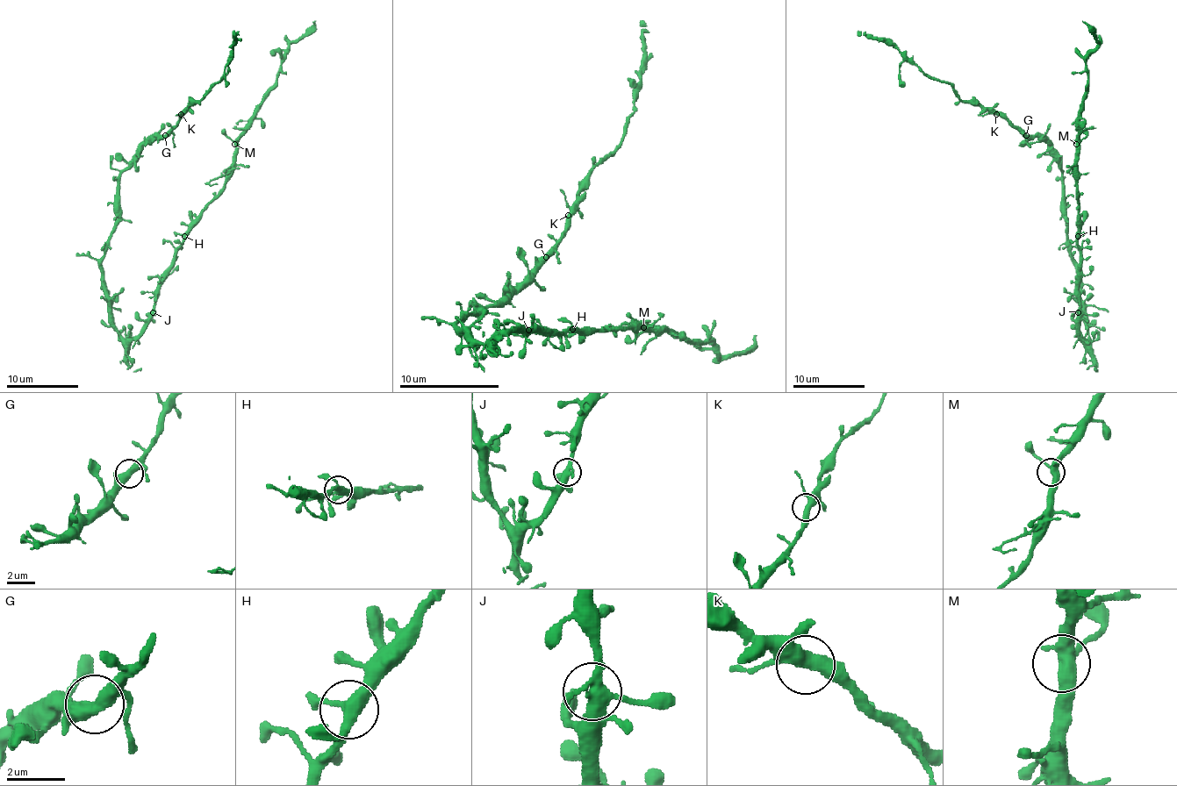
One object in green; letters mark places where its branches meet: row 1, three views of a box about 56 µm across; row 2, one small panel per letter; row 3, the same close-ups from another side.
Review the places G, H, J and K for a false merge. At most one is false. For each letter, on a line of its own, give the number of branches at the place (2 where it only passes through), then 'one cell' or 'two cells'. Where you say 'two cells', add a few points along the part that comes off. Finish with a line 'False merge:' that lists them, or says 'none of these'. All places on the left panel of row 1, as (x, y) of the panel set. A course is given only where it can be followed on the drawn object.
G: branches 3; one cell
H: branches 4; one cell
J: branches 4; one cell
K: branches 3; one cell
False merge: none of these

